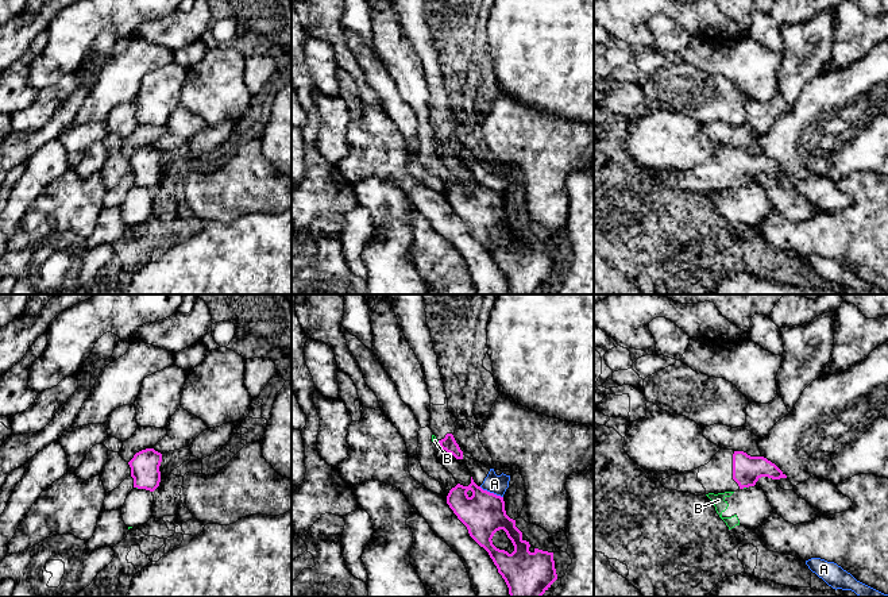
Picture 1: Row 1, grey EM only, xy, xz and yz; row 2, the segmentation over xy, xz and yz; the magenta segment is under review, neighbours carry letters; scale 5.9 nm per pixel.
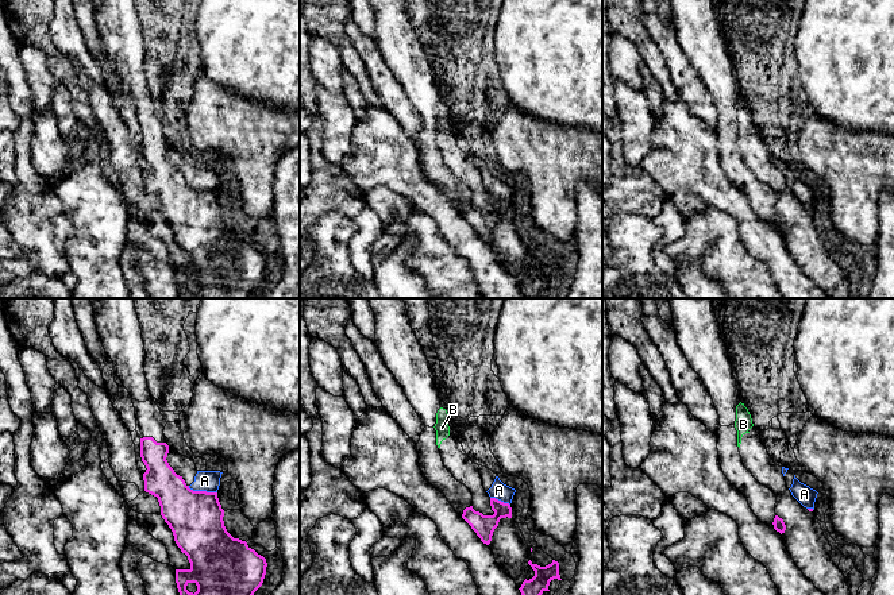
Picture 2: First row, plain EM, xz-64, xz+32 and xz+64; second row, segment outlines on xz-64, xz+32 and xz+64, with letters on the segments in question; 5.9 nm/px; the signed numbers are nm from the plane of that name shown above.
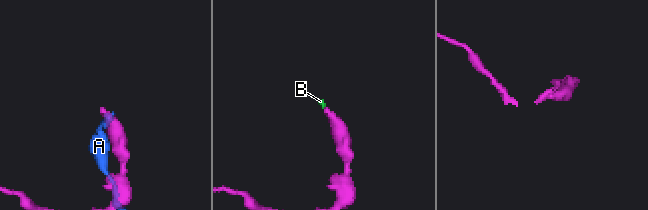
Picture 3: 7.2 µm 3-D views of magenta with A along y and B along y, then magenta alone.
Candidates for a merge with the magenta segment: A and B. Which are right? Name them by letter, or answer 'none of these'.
none of these

